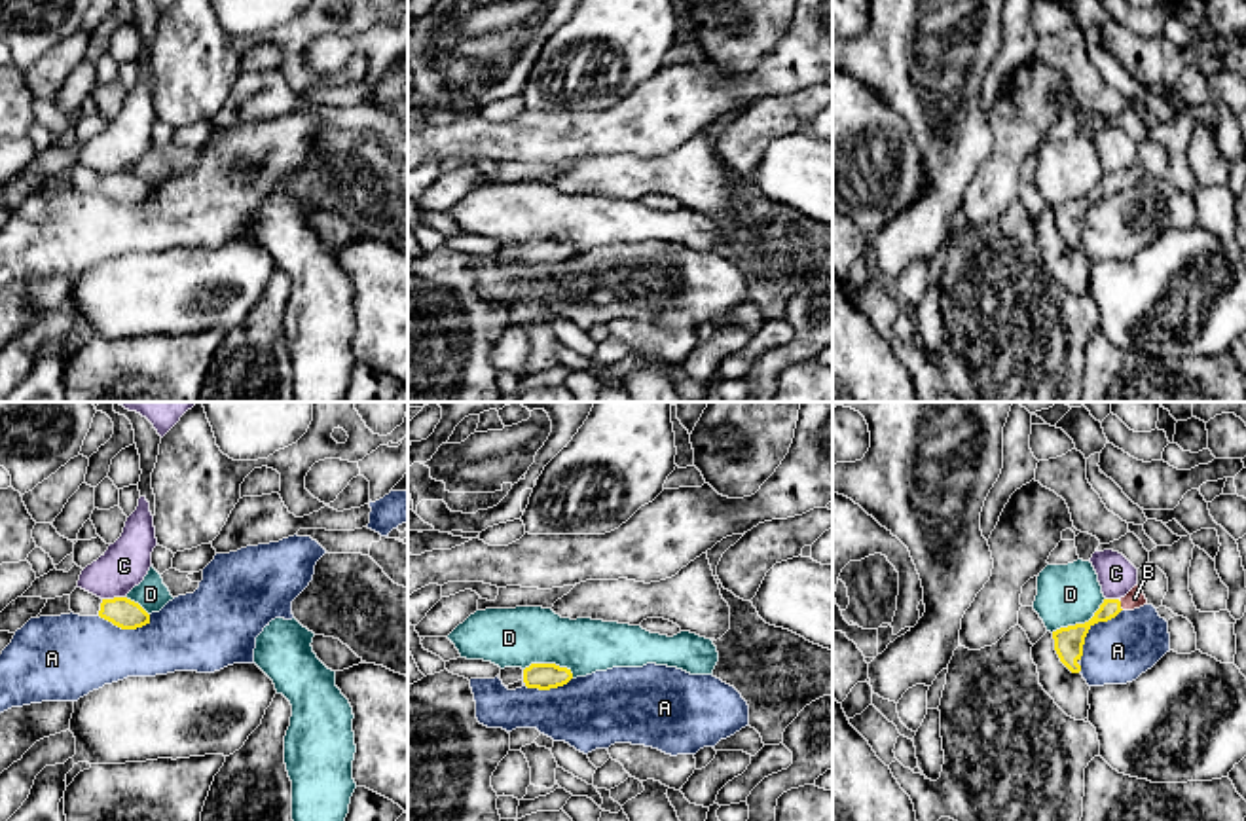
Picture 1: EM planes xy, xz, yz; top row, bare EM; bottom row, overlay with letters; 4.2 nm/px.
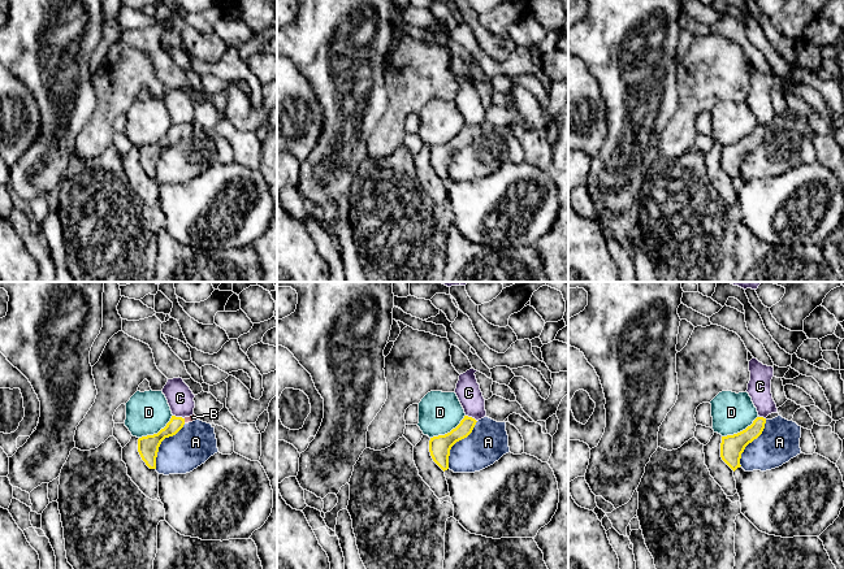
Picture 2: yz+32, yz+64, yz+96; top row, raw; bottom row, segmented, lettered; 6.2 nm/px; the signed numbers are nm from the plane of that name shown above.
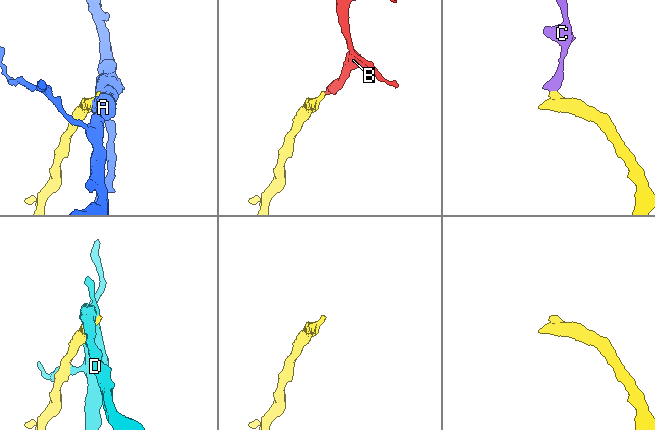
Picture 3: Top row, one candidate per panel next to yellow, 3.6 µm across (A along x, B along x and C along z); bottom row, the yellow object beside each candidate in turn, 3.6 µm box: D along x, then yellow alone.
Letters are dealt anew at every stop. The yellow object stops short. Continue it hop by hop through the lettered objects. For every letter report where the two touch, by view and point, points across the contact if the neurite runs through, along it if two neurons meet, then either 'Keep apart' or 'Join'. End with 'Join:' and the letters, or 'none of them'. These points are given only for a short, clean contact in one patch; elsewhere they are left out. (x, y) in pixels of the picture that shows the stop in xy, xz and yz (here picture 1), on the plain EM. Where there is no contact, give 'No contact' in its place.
A: Touches yellow at yz (1089, 203). Keep apart
B: Touches yellow at yz (1119, 181). Path across: yz (1072, 213), (1108, 184), (1119, 181), (1135, 173). Join
C: Touches yellow at xy (114, 173). Boundary: xy (126, 171), (103, 175). Keep apart
D: Touches yellow at yz (1080, 200). Keep apart
Join: B

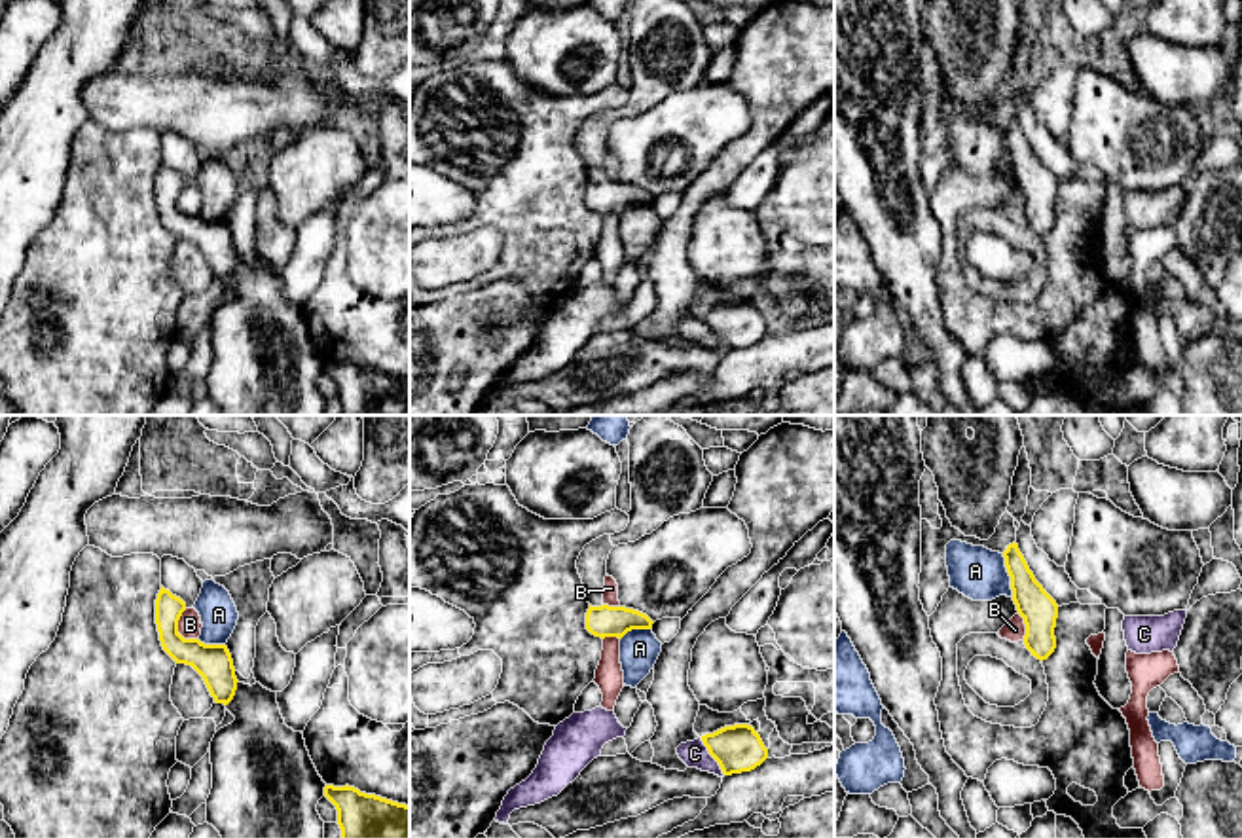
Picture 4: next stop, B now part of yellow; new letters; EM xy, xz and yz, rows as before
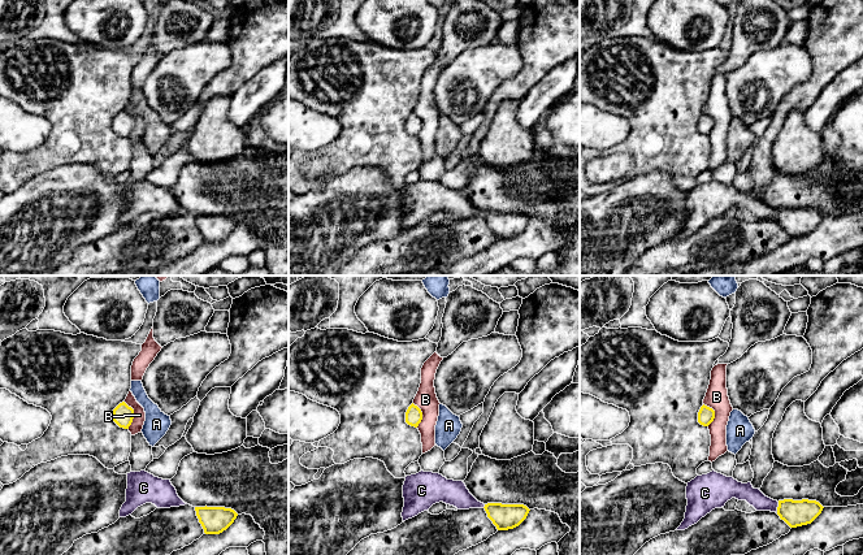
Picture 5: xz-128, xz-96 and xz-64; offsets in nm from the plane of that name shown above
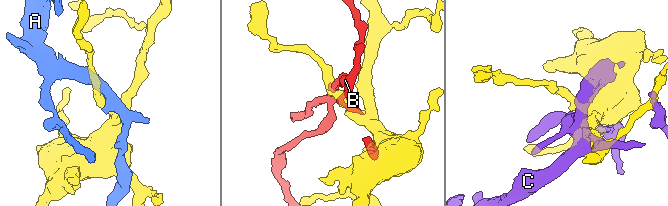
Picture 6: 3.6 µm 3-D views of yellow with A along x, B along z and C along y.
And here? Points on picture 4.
A: Touches yellow at yz (1009, 150). Keep apart
B: Touches yellow at xy (177, 205). Boundary: xy (186, 184), (179, 196), (179, 207), (184, 213), (198, 215). Keep apart
C: Touches yellow at xz (712, 330). Keep apart
Join: none of them

